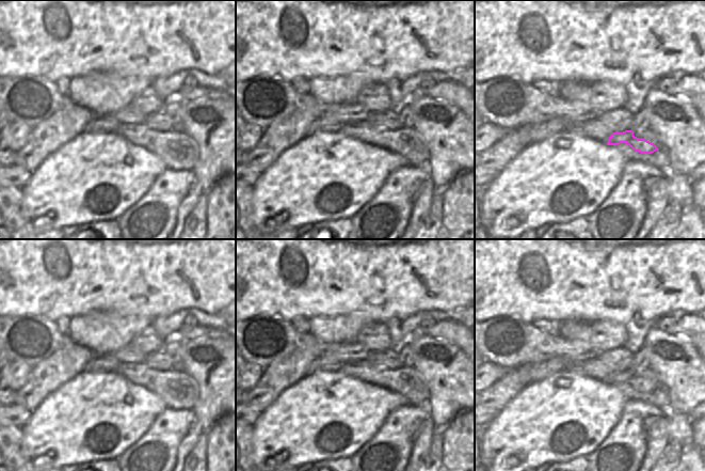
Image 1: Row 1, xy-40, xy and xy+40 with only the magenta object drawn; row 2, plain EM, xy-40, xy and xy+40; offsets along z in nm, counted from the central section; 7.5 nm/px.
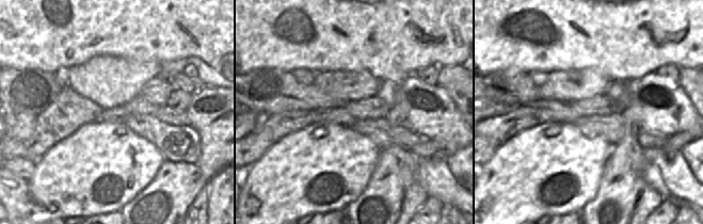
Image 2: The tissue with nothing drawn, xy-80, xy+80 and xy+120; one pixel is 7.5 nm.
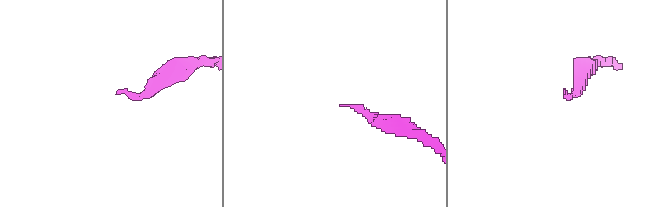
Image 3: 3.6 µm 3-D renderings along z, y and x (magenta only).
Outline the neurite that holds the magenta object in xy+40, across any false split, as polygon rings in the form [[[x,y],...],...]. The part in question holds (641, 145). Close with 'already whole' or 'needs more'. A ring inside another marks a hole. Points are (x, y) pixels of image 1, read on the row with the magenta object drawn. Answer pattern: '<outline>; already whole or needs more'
[[[625,130],[623,132],[612,132],[608,138],[608,142],[606,144],[614,145],[627,160],[640,160],[647,164],[652,164],[662,171],[668,171],[670,157],[666,150],[663,147],[658,148],[654,143],[645,139],[639,139],[635,137],[632,130]]]; needs more

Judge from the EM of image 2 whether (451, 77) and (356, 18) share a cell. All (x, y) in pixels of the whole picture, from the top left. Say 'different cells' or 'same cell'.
different cells

